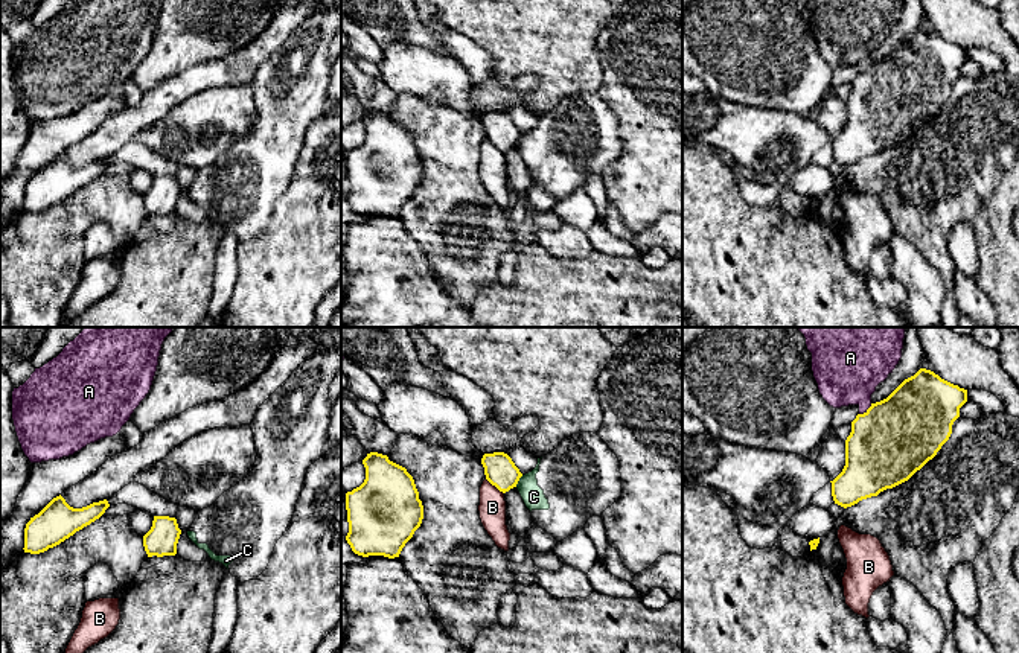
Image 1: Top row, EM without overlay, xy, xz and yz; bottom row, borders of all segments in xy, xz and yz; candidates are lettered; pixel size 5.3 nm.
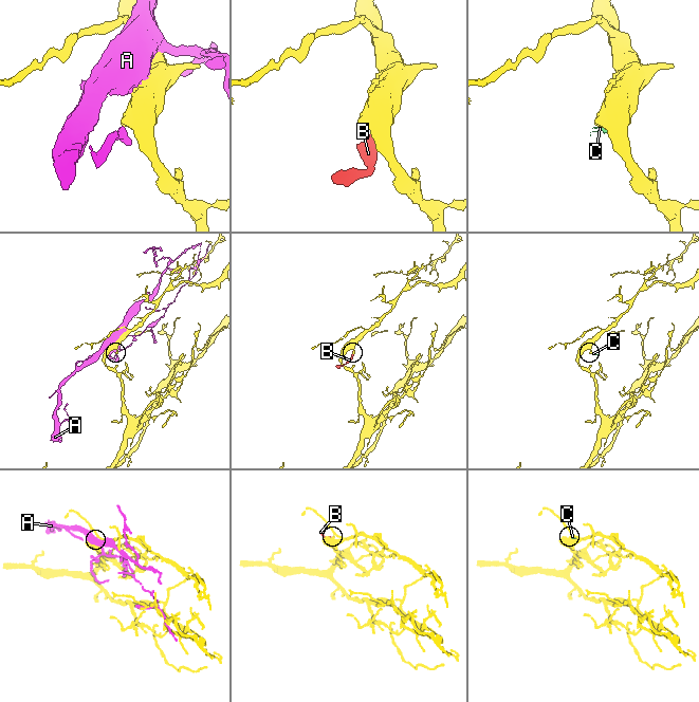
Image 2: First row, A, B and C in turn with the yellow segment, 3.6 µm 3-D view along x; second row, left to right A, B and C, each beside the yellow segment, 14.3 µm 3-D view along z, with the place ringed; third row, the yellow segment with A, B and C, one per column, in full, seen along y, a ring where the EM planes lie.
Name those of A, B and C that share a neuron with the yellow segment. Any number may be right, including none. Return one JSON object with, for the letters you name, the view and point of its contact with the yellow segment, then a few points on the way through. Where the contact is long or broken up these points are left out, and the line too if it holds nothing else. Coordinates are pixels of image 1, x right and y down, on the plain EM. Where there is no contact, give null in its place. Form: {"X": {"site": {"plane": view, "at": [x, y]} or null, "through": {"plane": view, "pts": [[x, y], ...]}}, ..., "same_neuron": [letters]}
{"same_neuron": []}

